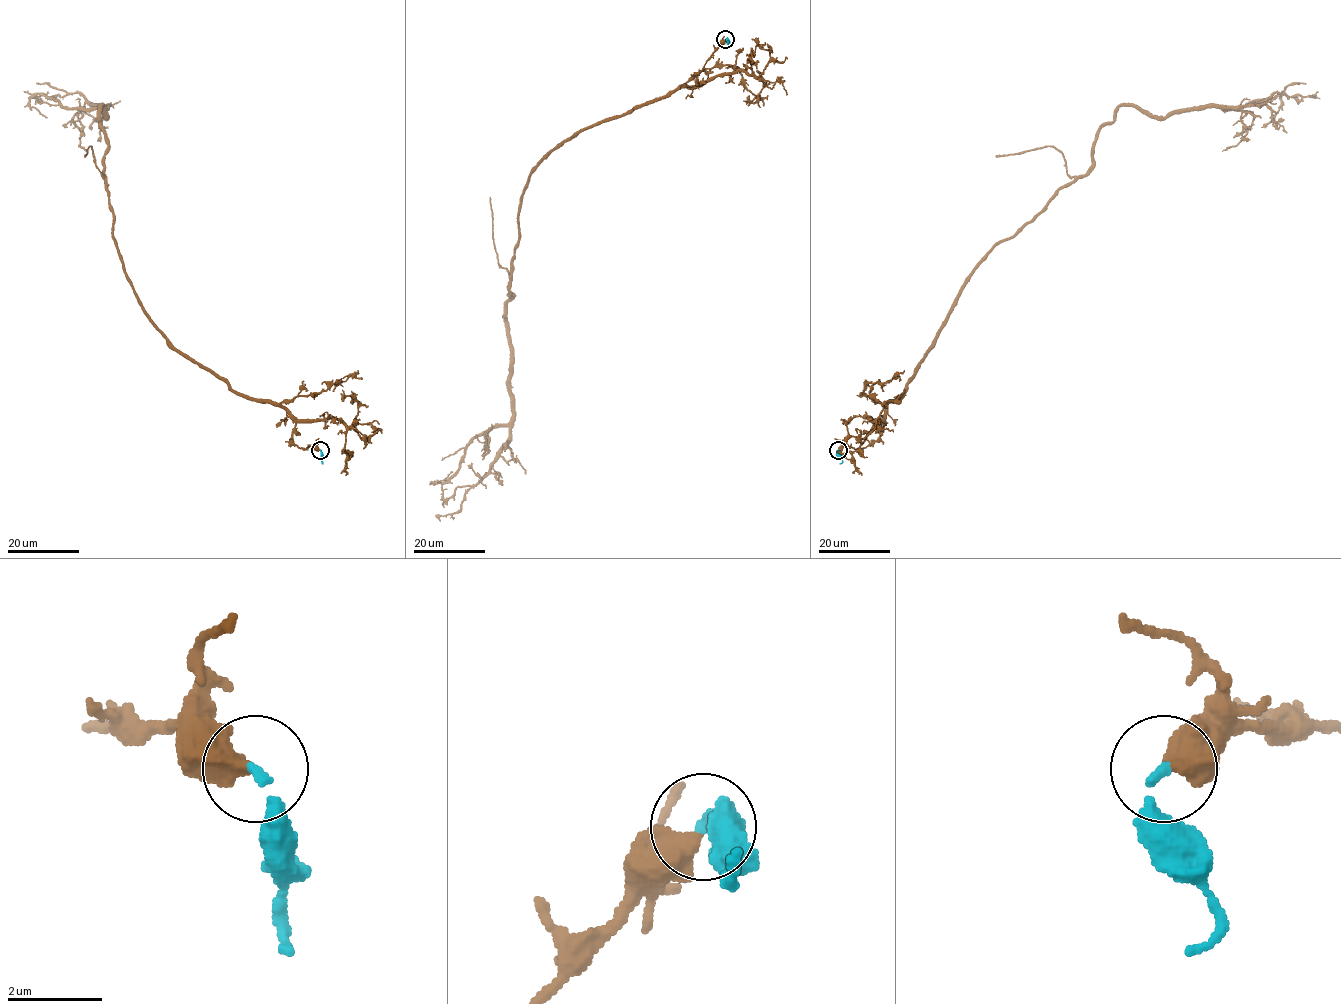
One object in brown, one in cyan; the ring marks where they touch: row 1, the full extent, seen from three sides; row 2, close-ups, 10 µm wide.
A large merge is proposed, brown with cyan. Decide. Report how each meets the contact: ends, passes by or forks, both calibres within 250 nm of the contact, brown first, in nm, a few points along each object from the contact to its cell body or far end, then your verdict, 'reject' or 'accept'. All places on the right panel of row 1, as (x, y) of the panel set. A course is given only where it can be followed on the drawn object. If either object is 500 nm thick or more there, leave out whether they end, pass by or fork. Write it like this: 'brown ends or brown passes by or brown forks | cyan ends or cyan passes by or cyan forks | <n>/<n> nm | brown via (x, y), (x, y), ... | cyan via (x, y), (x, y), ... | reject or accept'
brown ends | cyan ends | 440/180 nm | brown via (838, 450), (880, 436), (884, 406), (972, 270), (1087, 172), (1119, 107), (1165, 117), (1281, 94), (1270, 117) | cyan via (838, 450), (840, 463) | accept

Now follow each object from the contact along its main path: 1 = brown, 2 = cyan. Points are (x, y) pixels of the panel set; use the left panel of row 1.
1: (320, 450), (292, 441), (286, 411), (182, 355), (145, 311), (113, 238), (107, 106), (34, 94), (47, 117)
2: (320, 450), (322, 463)

